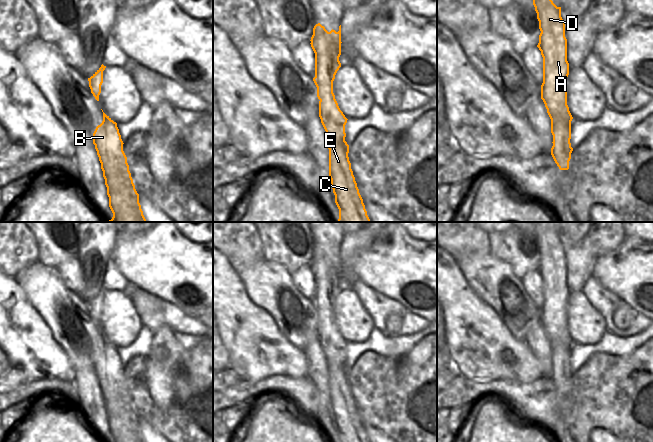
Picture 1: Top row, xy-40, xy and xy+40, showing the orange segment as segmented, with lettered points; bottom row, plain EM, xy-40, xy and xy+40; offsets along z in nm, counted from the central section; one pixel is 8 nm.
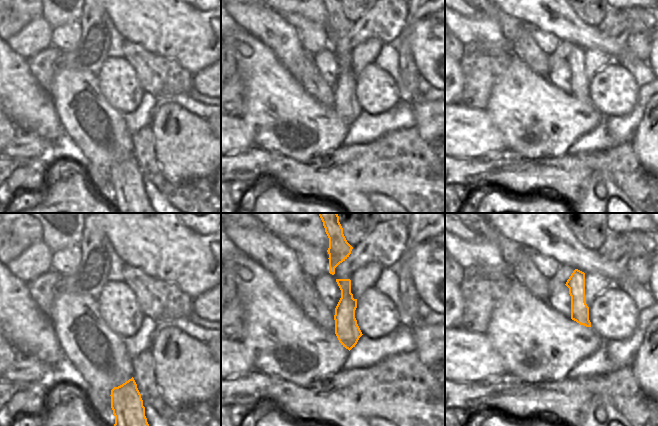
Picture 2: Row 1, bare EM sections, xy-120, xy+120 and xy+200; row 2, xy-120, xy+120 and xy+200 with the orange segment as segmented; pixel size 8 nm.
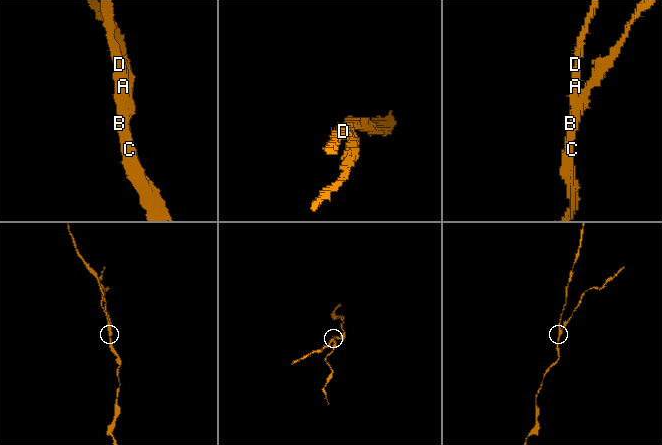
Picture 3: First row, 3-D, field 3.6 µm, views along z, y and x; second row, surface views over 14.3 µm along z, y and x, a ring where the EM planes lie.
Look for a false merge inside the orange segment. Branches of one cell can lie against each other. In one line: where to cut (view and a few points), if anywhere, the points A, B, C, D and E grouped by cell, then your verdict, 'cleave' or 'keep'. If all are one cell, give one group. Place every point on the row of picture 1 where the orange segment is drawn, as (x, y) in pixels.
cut xy+40 (545, 103), (556, 101), (570, 122); groups A D / B C E; cleave

